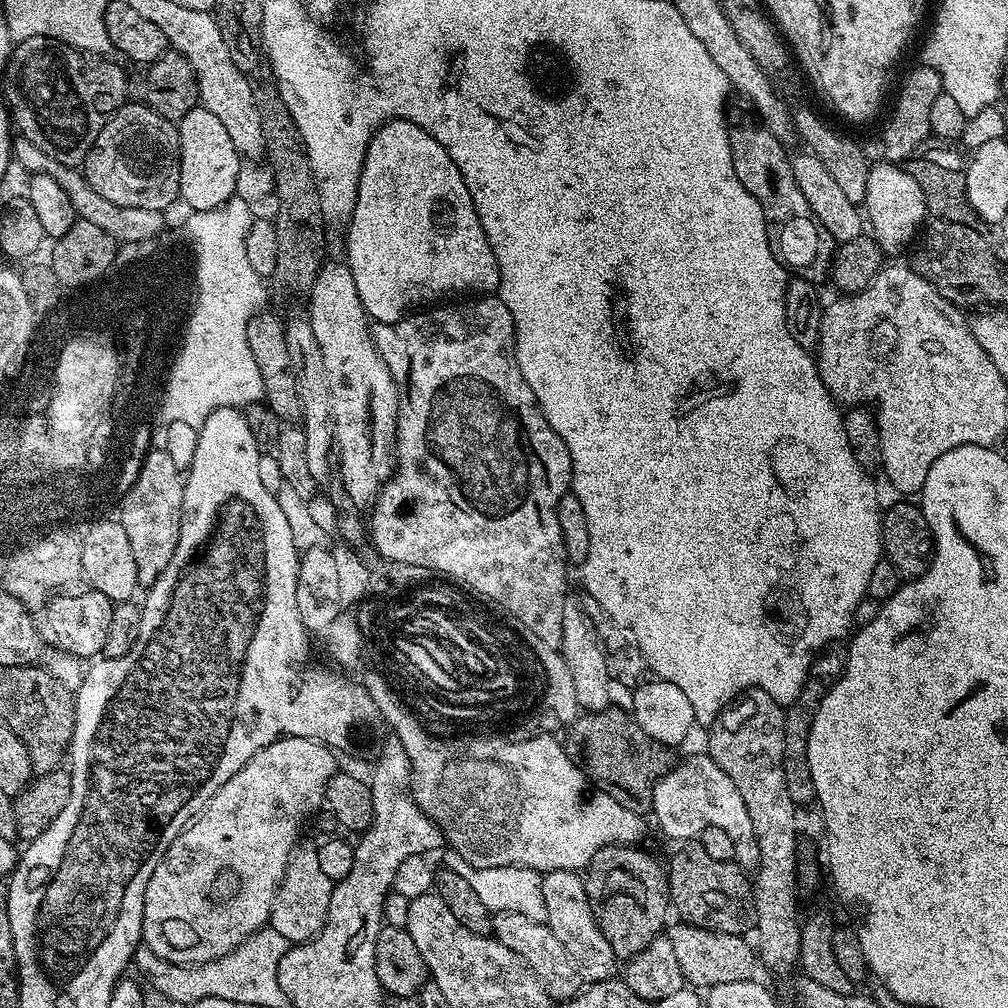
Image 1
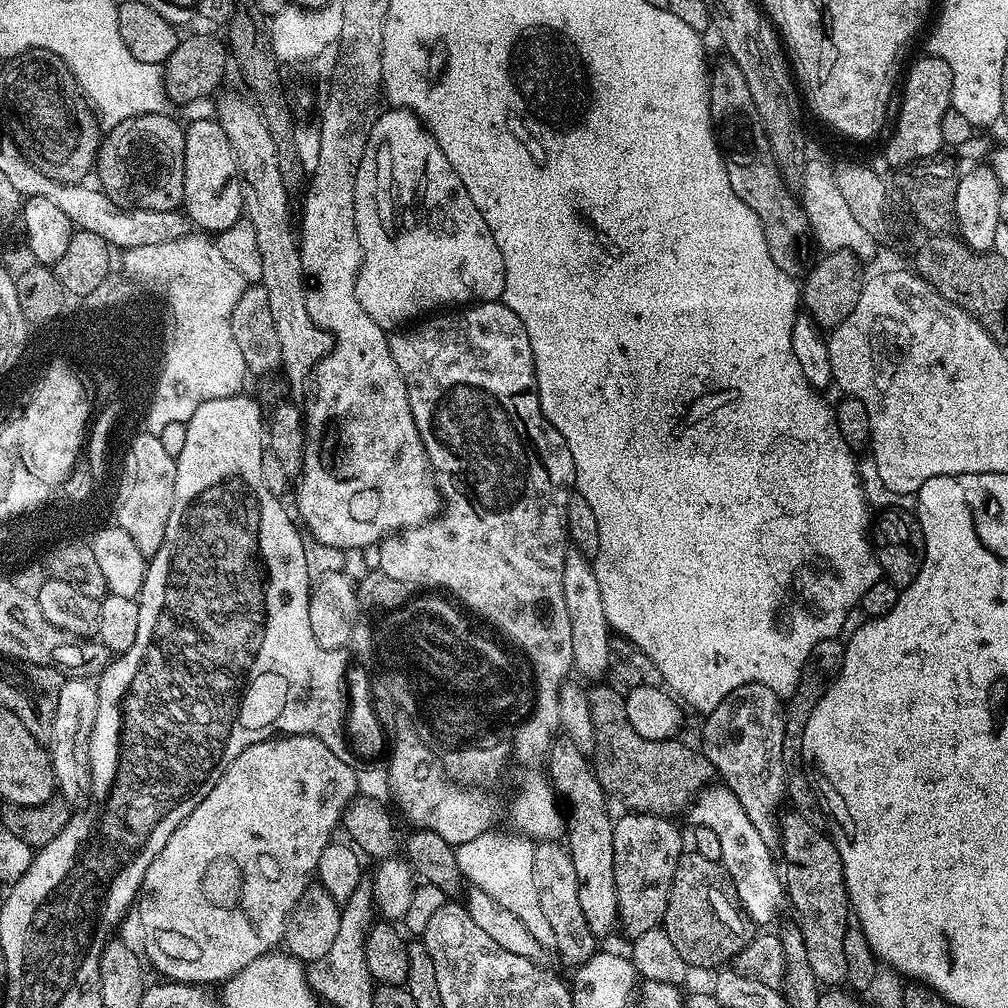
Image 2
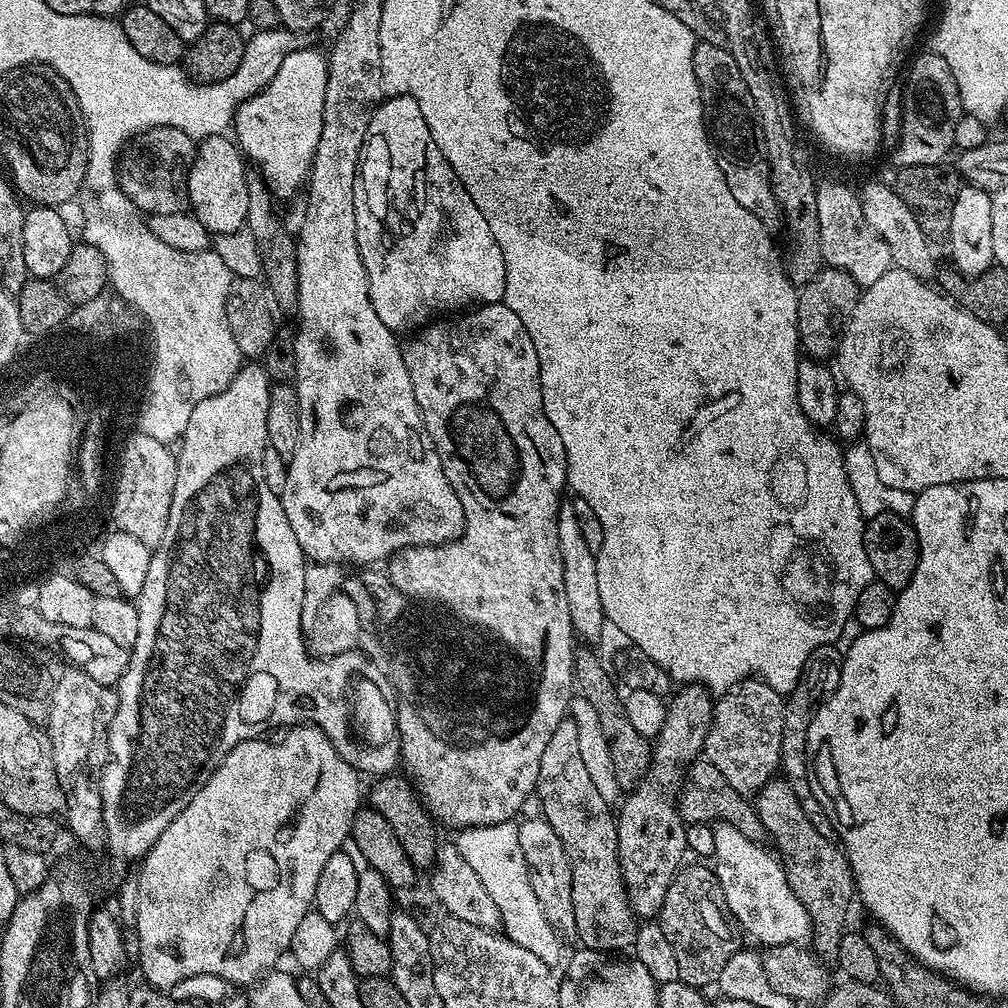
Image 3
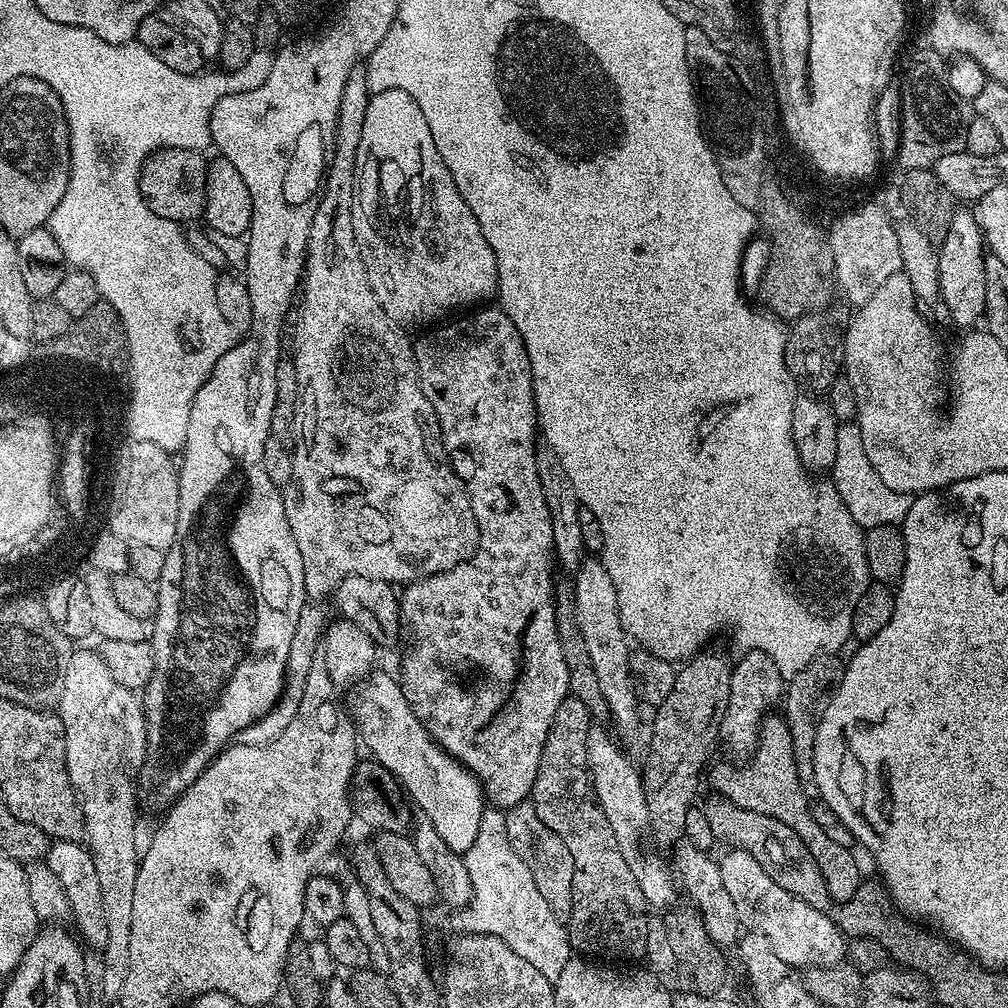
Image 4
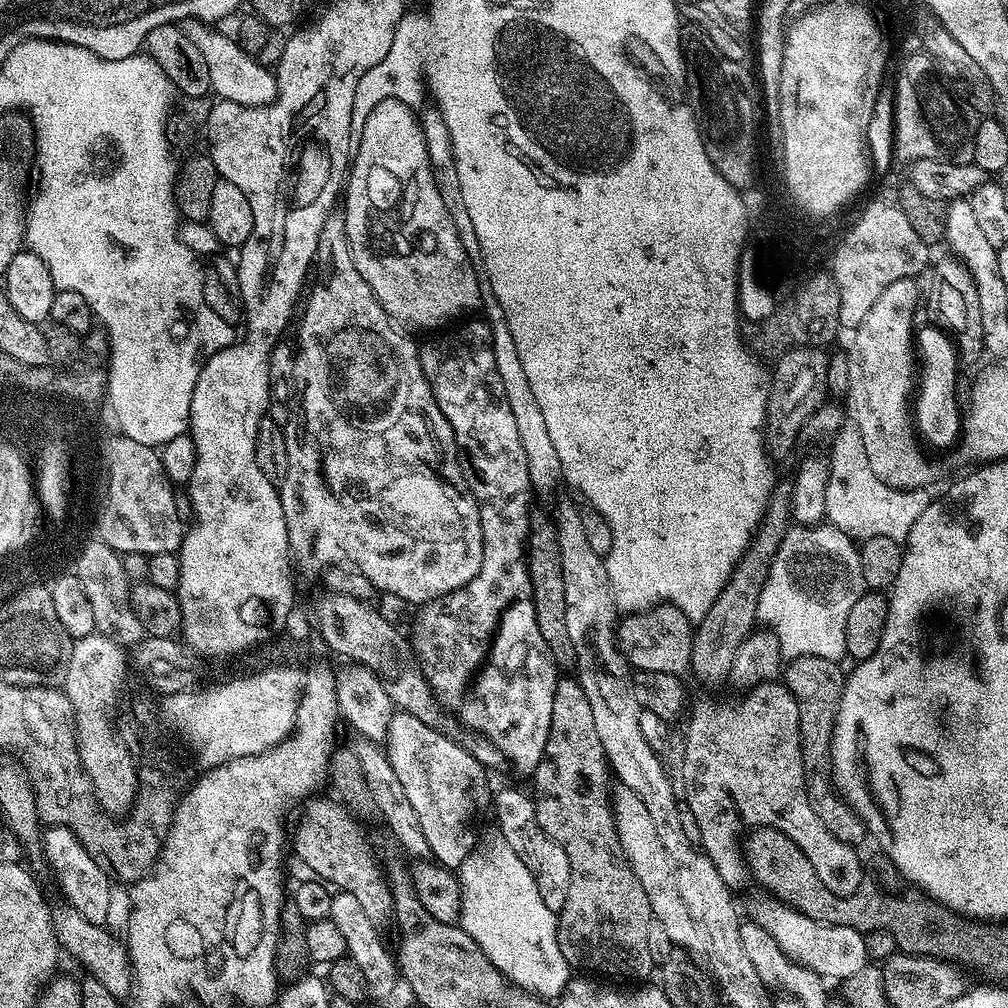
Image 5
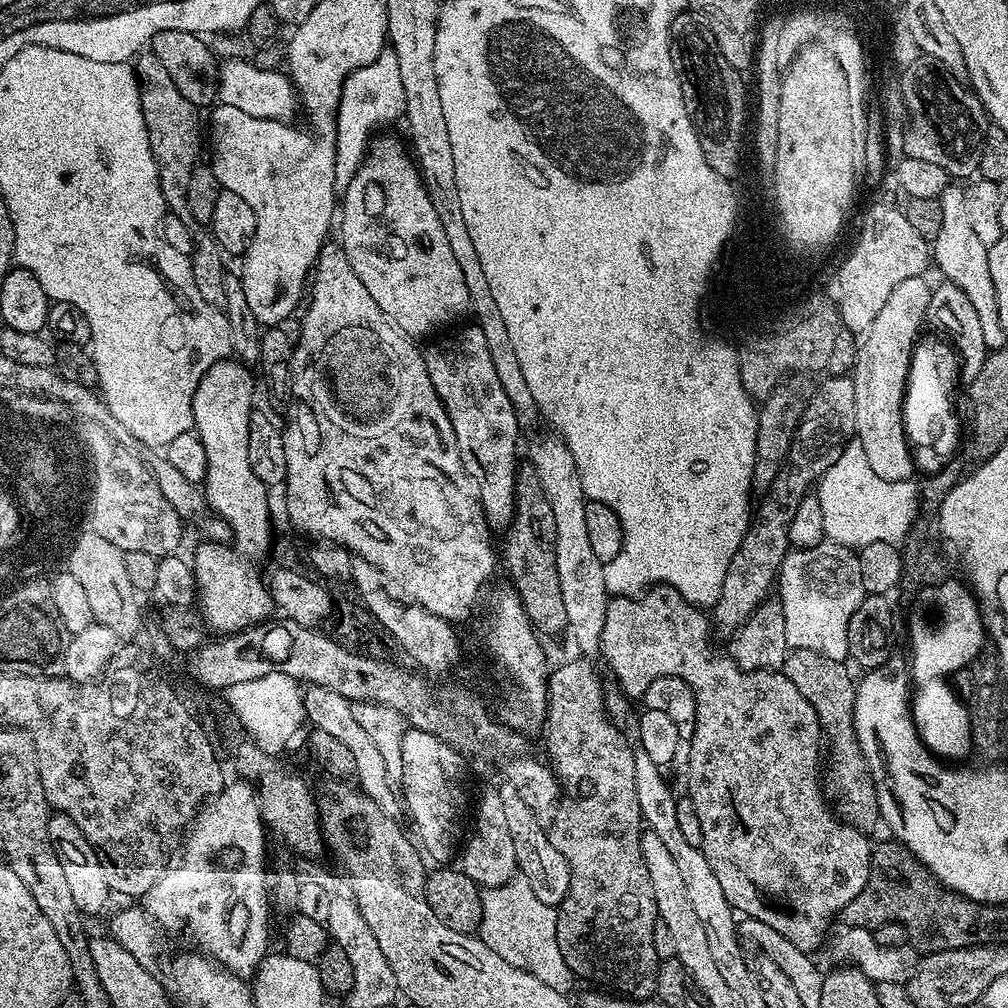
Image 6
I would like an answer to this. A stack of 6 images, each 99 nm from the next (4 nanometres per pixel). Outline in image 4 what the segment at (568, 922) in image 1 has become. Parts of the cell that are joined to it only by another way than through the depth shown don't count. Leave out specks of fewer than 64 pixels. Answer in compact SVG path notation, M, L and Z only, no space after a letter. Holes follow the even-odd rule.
M531 802L515 804L504 812L506 834L510 838L510 846L526 862L530 870L530 878L534 878L534 886L538 886L538 894L550 906L551 913L561 922L569 918L569 909L573 906L573 874L574 864L570 850L542 818L538 818L538 810L534 810Z

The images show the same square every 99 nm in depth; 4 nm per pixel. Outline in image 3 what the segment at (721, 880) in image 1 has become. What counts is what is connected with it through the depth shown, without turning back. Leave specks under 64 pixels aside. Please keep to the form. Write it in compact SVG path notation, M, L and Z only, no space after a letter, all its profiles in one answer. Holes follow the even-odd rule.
M692 863L696 864L681 867L666 890L666 902L662 902L658 923L670 946L674 946L680 979L704 990L707 984L715 985L719 981L722 966L738 951L738 943L732 937L733 925L718 899L715 871L711 867L703 868L700 865L703 863Z

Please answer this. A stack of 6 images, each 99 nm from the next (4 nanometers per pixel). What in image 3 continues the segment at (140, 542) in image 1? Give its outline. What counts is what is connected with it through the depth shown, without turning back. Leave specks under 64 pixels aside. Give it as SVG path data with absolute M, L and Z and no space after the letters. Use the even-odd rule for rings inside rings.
M132 434L124 444L122 458L124 471L119 499L116 500L116 516L123 525L123 532L155 550L162 542L162 534L166 534L166 522L170 522L170 502L174 502L176 481L176 456L169 445L143 434Z

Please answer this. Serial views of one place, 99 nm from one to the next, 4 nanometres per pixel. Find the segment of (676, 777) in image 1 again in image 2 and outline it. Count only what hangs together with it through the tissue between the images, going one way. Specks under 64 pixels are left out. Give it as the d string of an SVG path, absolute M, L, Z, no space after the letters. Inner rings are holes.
M708 786L704 788L702 792L694 800L692 800L690 807L687 809L686 815L693 821L691 822L695 827L698 828L709 828L714 830L714 834L718 834L718 842L722 846L722 858L720 863L724 865L724 869L728 872L728 877L732 879L732 885L736 888L736 898L740 901L740 906L743 908L745 915L750 917L757 926L764 926L768 924L772 919L775 918L776 914L779 912L780 907L786 904L786 893L784 890L784 881L782 879L781 873L778 871L778 864L776 868L776 860L774 857L773 849L766 846L766 842L762 842L762 834L758 834L758 830L754 830L754 822L750 822L750 818L746 818L746 810L742 810L742 806L738 802L738 798L734 798L734 794L729 788L723 786Z

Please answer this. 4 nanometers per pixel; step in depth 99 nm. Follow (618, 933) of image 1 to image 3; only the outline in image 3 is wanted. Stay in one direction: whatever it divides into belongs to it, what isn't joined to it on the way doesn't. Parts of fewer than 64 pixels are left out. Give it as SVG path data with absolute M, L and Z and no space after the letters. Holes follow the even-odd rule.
M685 684L679 690L681 692L676 697L673 695L667 701L665 721L654 737L652 761L646 774L627 793L628 801L626 796L616 816L624 889L633 912L640 918L659 917L662 902L666 902L666 890L685 863L684 856L688 852L686 821L680 815L678 793L688 769L703 753L704 739L712 725L714 700L708 689L702 684Z

